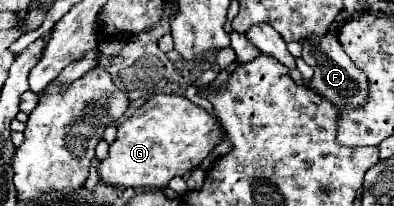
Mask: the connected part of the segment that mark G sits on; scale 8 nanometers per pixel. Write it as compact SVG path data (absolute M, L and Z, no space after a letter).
M155 95L149 101L145 101L139 109L135 109L135 113L117 127L117 139L109 145L109 157L99 161L99 177L107 185L165 189L175 175L183 177L187 171L201 165L203 159L219 143L219 137L221 127L203 107L191 103L187 97L181 95Z

